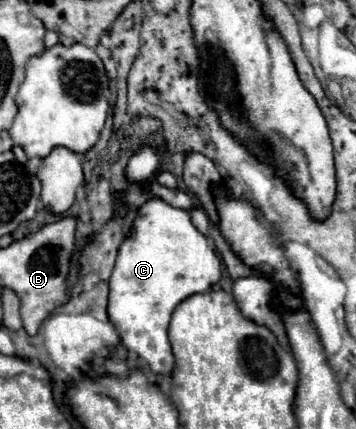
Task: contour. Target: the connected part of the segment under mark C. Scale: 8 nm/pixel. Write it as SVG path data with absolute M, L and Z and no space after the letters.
M150 198L138 210L138 216L132 224L130 236L122 242L116 258L116 266L110 278L110 298L108 298L108 316L110 322L116 326L120 340L130 352L136 352L144 358L152 372L156 374L170 374L174 366L174 356L168 340L168 324L174 308L188 296L196 292L208 292L222 276L220 258L216 256L214 248L208 246L208 238L198 232L192 224L190 214L186 210L174 208L160 198Z

